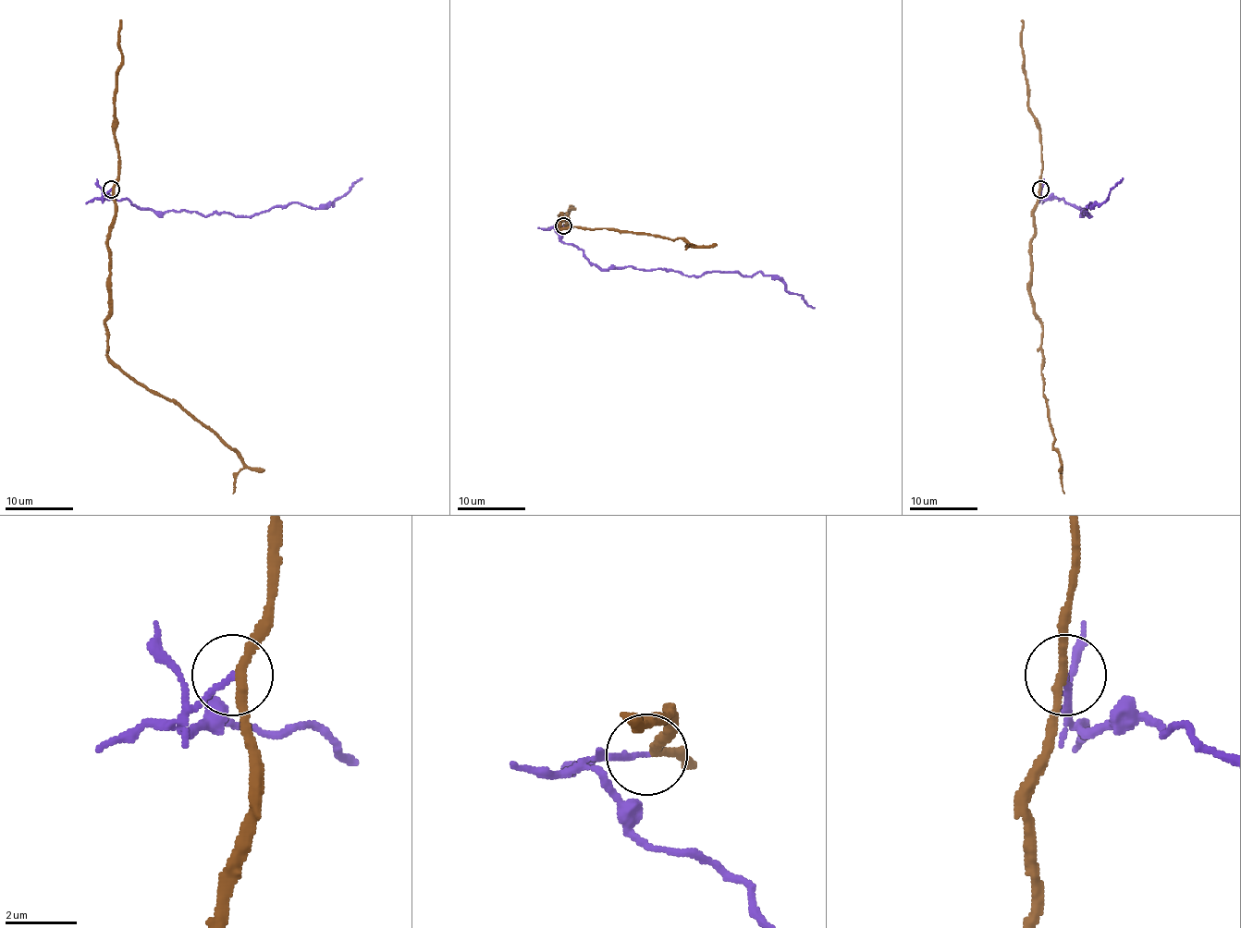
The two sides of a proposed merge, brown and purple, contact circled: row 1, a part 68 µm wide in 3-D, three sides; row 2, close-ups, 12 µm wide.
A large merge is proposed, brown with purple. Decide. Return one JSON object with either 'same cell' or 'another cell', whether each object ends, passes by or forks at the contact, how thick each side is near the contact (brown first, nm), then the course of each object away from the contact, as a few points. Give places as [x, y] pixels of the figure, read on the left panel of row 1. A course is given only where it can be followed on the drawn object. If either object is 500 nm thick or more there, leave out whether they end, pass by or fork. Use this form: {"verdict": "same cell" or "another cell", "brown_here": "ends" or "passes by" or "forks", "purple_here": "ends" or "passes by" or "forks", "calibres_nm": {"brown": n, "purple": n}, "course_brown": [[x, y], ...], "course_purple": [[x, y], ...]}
{"verdict": "another cell", "brown_here": "passes by", "purple_here": "ends", "calibres_nm": {"brown": 240, "purple": 130}, "course_brown": [[112, 189], [115, 213], [108, 238], [106, 354], [137, 382], [177, 400], [238, 455], [244, 467], [232, 494]], "course_purple": [[112, 189], [103, 200], [205, 216], [250, 216], [292, 203], [323, 208], [362, 177]]}

